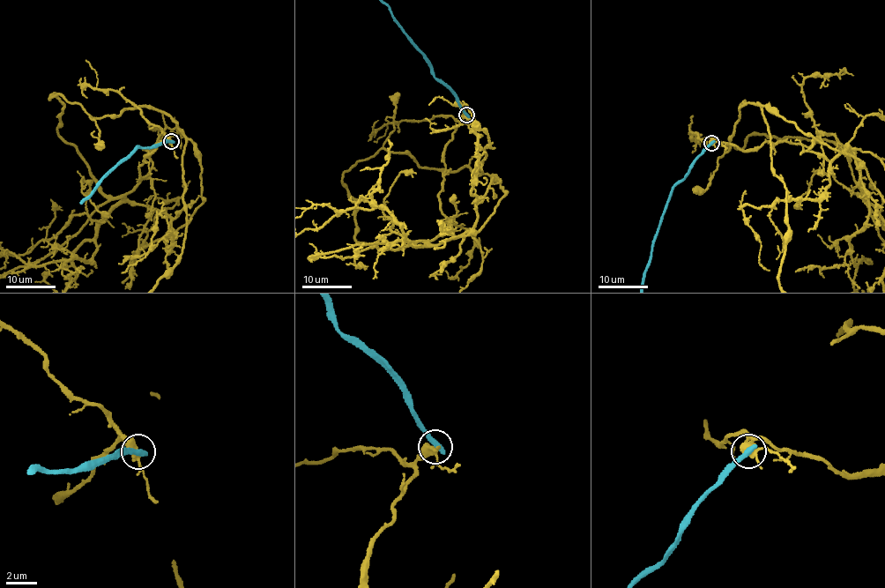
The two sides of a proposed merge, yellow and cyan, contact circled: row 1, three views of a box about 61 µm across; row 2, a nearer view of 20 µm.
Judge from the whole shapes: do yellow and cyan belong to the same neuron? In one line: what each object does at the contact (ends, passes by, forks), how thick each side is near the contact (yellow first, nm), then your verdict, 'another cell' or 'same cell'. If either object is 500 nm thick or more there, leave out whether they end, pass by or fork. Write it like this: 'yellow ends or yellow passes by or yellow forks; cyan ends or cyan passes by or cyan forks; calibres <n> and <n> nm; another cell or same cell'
yellow forks; cyan ends; calibres 300 and 440 nm; another cell

